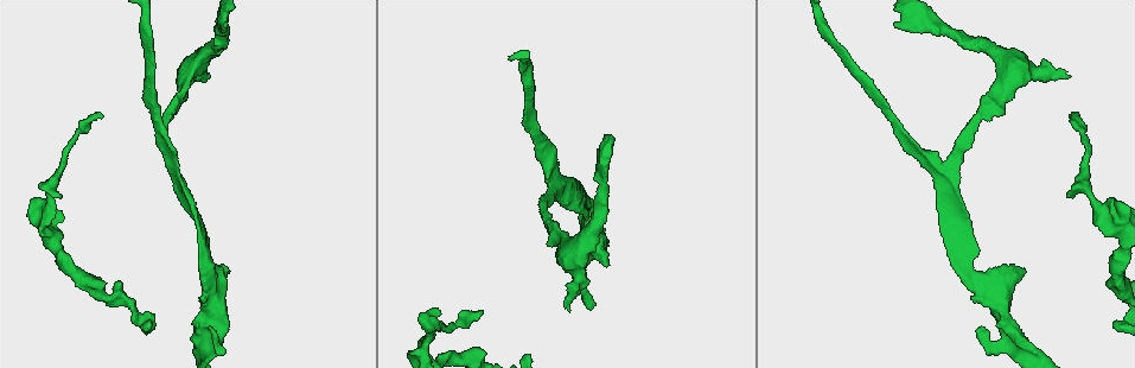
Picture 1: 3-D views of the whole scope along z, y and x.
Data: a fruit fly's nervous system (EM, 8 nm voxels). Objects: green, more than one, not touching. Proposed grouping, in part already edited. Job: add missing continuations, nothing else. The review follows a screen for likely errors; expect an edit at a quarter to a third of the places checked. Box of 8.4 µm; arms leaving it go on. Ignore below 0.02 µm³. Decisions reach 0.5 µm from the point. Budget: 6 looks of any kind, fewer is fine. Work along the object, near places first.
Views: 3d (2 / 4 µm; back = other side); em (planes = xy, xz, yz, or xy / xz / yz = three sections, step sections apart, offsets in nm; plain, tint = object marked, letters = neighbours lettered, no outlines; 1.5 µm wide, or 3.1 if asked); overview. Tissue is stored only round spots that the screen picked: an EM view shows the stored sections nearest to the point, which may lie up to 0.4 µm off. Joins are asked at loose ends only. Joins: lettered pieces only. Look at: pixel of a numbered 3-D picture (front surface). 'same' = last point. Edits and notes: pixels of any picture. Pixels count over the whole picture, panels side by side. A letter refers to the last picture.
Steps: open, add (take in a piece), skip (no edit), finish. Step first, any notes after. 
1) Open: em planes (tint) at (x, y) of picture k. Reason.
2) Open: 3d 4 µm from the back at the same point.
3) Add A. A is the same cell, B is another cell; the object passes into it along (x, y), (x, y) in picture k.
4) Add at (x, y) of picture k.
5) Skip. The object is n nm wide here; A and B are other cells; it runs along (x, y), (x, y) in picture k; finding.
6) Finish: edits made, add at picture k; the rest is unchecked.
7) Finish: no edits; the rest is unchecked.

Open: 3d 2 µm at (226, 24) of picture 1. An open end.

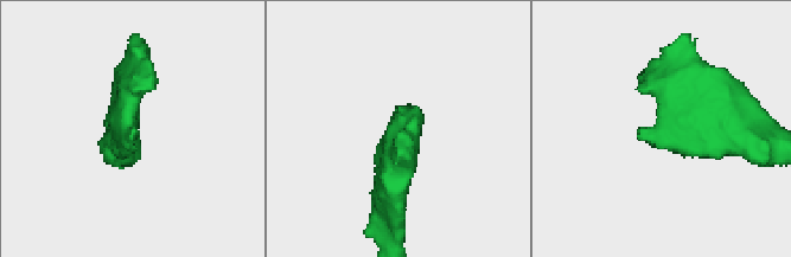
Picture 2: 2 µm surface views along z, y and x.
Open: em yz step 4 (tint) at (132, 133) of picture 2. Need the tissue.

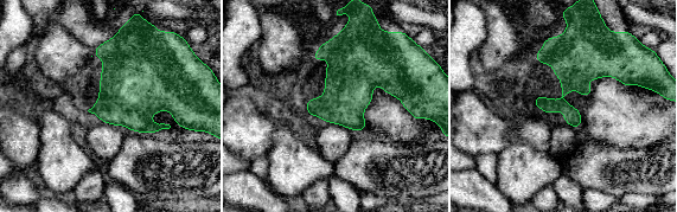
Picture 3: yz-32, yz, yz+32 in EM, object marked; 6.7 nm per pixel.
Open: em planes (letters) at the same point. Cut it another way.

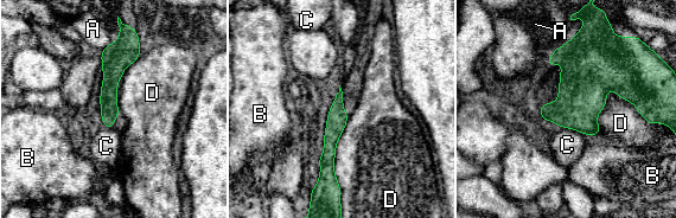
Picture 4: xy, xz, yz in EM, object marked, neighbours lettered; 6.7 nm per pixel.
Skip. A, B, C and D are other cells; it runs along (127, 40), (113, 64), (108, 124) in picture 4; none of them fits.

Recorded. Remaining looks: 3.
Open: 3d 2 µm at (479, 312) of picture 1. Free end.

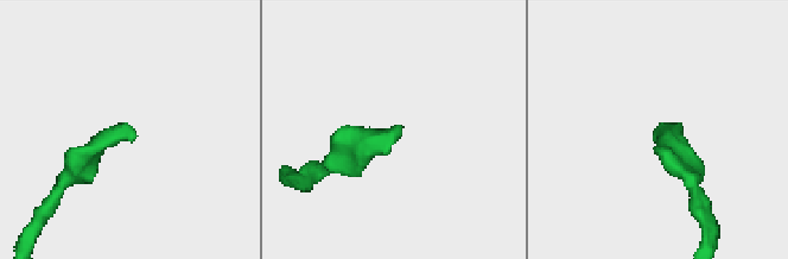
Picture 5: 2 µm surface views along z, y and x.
Open: em yz step 8 (tint) at (654, 143) of picture 5.

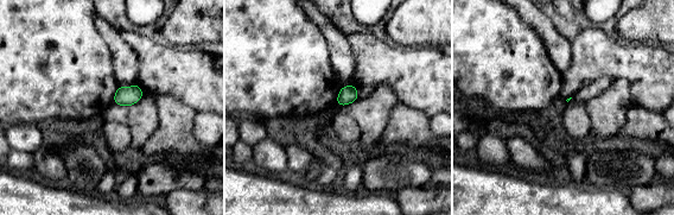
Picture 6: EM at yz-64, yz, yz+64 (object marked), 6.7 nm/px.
Open: em planes (letters) at the same point. Cut it another way.

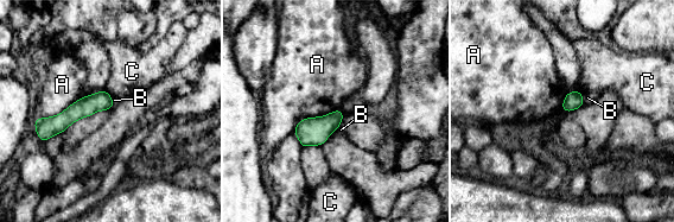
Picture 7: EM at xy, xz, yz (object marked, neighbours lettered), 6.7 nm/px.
Skip. The object is 120 nm wide here; A, B and C are other cells; a border runs along (84, 95), (55, 115), (35, 119) in picture 7; none of them fits.

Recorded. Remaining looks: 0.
Finish: no edits; the rest is unchecked.

